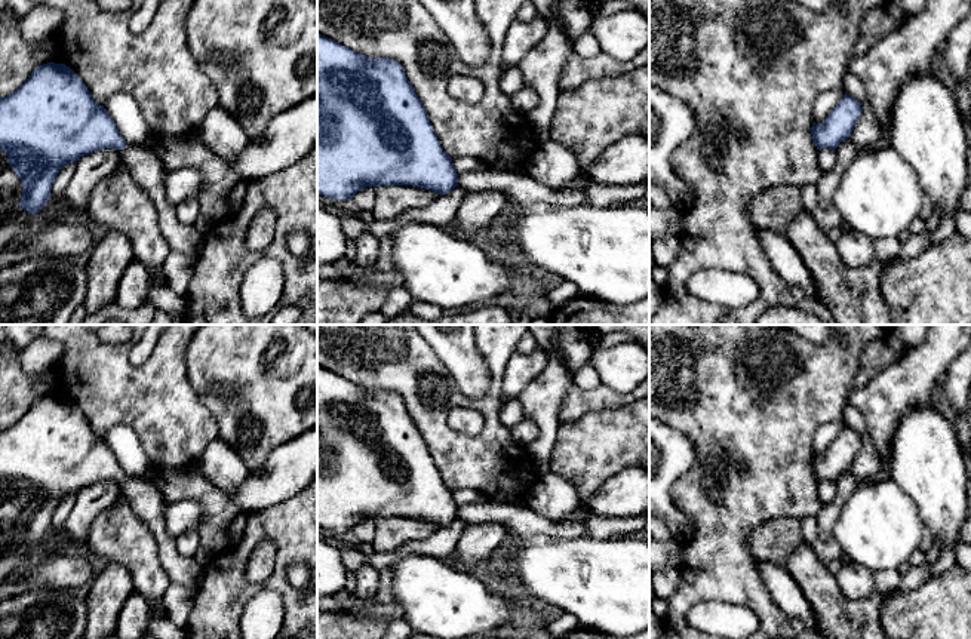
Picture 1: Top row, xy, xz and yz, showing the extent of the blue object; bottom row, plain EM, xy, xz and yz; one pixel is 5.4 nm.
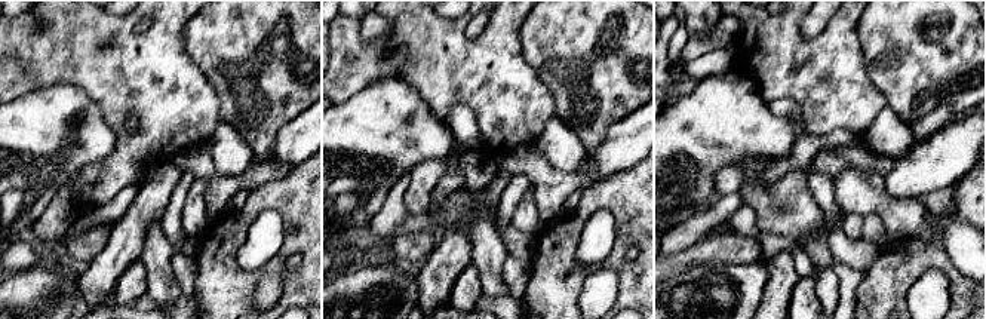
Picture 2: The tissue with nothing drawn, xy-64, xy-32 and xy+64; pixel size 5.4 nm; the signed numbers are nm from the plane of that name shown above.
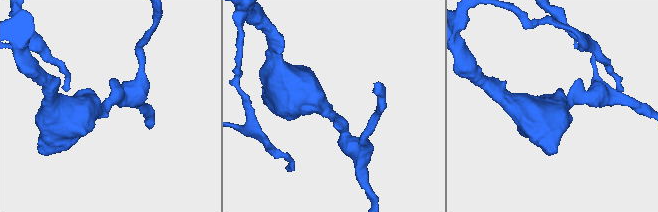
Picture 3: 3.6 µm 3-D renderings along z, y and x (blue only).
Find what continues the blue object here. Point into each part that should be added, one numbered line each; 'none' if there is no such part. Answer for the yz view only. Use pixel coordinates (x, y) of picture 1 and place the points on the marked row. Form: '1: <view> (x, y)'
none

